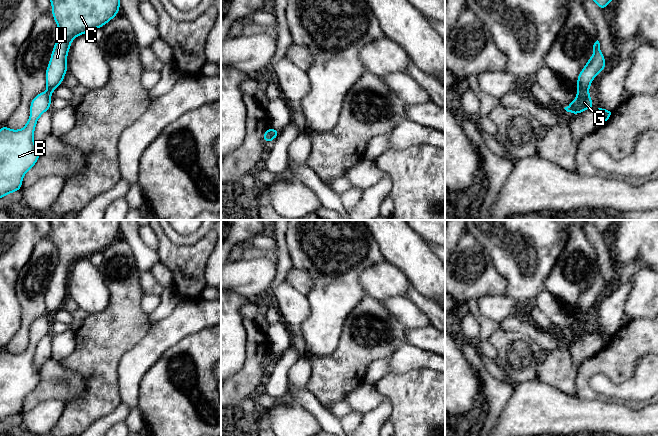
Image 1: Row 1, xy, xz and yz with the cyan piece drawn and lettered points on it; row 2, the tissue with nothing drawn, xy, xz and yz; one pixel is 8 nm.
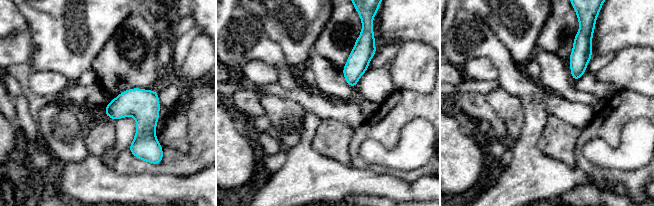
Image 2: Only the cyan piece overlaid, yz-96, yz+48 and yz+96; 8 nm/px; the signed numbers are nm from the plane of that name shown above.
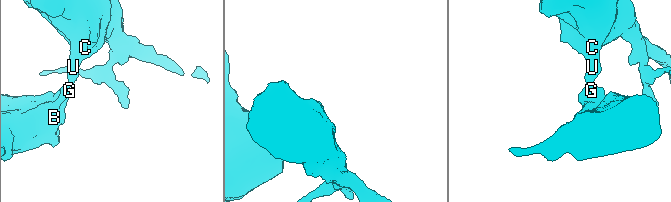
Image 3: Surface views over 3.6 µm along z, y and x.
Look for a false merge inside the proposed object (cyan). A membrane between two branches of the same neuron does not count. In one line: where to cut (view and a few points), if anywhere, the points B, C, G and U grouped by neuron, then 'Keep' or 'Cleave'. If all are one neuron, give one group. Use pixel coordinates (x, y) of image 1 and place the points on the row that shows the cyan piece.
Split along yz (588, 92), (578, 94). Groups: B G / C U. Cleave

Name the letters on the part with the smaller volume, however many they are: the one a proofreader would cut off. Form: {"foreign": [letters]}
{"foreign": ["C", "U"]}

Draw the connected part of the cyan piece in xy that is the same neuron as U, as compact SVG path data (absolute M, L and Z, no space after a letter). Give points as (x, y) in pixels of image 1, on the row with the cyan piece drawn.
M50 0L52 16L59 37L45 71L46 92L51 96L63 83L67 69L67 56L72 41L79 35L102 28L120 11L120 0Z

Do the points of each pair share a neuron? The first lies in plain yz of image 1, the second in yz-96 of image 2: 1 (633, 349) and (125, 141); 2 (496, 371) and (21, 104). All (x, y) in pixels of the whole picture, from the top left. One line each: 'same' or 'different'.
1: different
2: same

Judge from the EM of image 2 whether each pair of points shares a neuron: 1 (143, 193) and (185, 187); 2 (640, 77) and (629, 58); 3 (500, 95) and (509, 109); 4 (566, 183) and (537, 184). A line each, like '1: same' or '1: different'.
1: same
2: same
3: same
4: same

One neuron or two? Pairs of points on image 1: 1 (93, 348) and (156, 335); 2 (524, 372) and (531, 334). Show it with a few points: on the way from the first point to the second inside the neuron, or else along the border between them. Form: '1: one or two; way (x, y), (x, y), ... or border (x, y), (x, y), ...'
1: two; border (153, 323), (149, 331), (125, 353)
2: two; border (509, 330), (520, 332), (530, 340)

